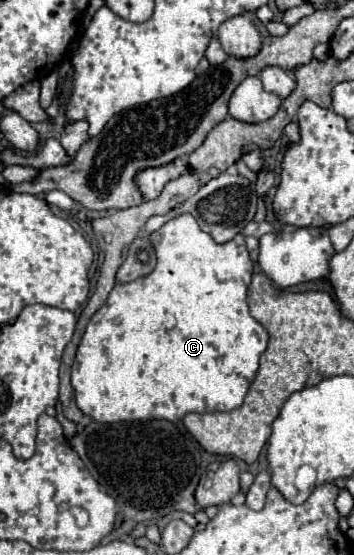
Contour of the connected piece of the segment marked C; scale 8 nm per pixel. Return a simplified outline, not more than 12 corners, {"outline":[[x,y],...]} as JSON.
{"outline":[[149,235],[71,367],[99,423],[241,407],[267,349],[243,235]]}

